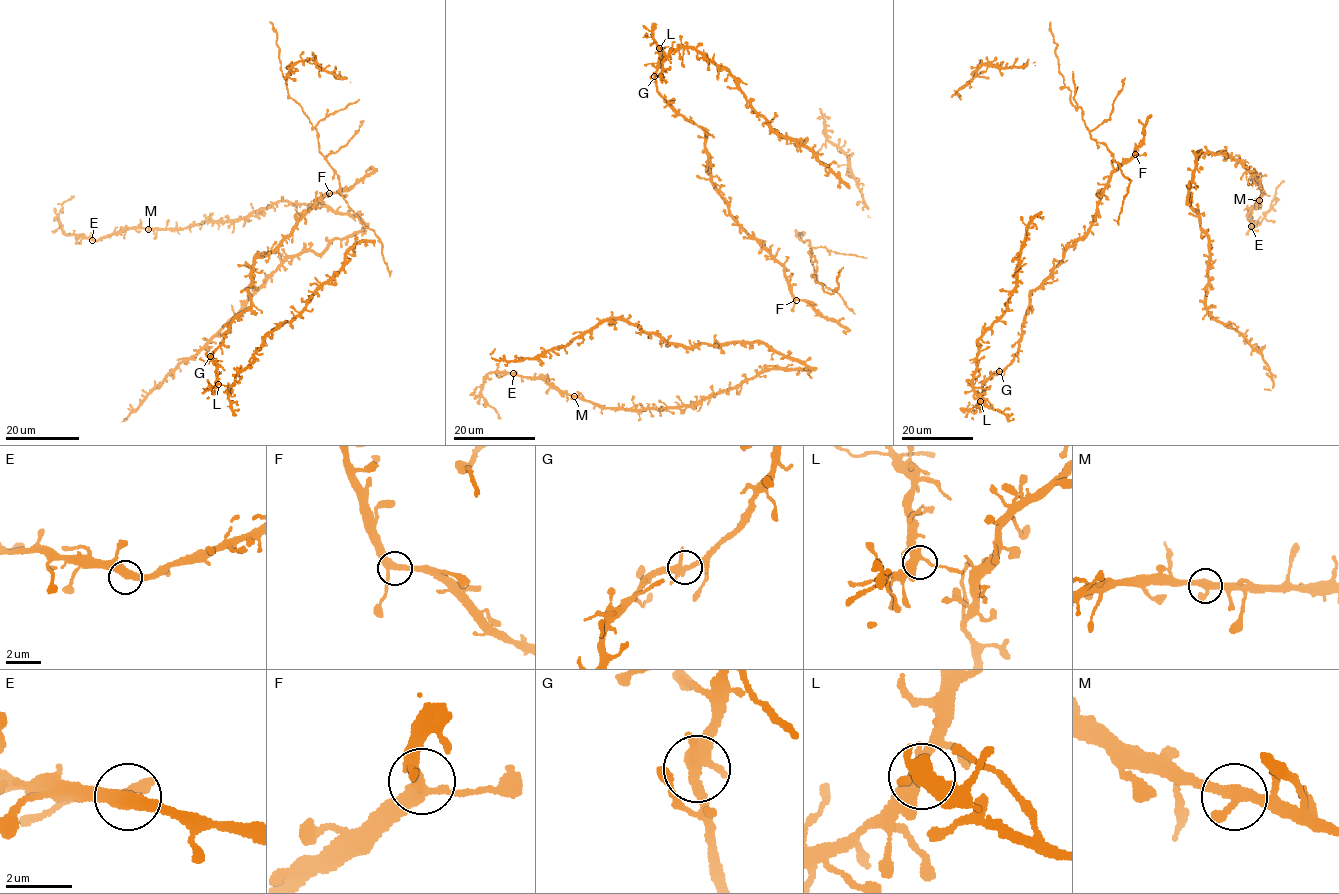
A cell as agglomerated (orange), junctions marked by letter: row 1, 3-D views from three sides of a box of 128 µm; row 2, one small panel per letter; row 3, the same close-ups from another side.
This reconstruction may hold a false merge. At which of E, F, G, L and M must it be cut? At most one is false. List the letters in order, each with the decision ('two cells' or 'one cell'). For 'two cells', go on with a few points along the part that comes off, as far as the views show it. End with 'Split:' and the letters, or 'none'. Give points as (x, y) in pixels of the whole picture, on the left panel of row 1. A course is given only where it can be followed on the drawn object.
E: one cell
F: one cell
G: one cell
L: one cell
M: one cell
Split: none

